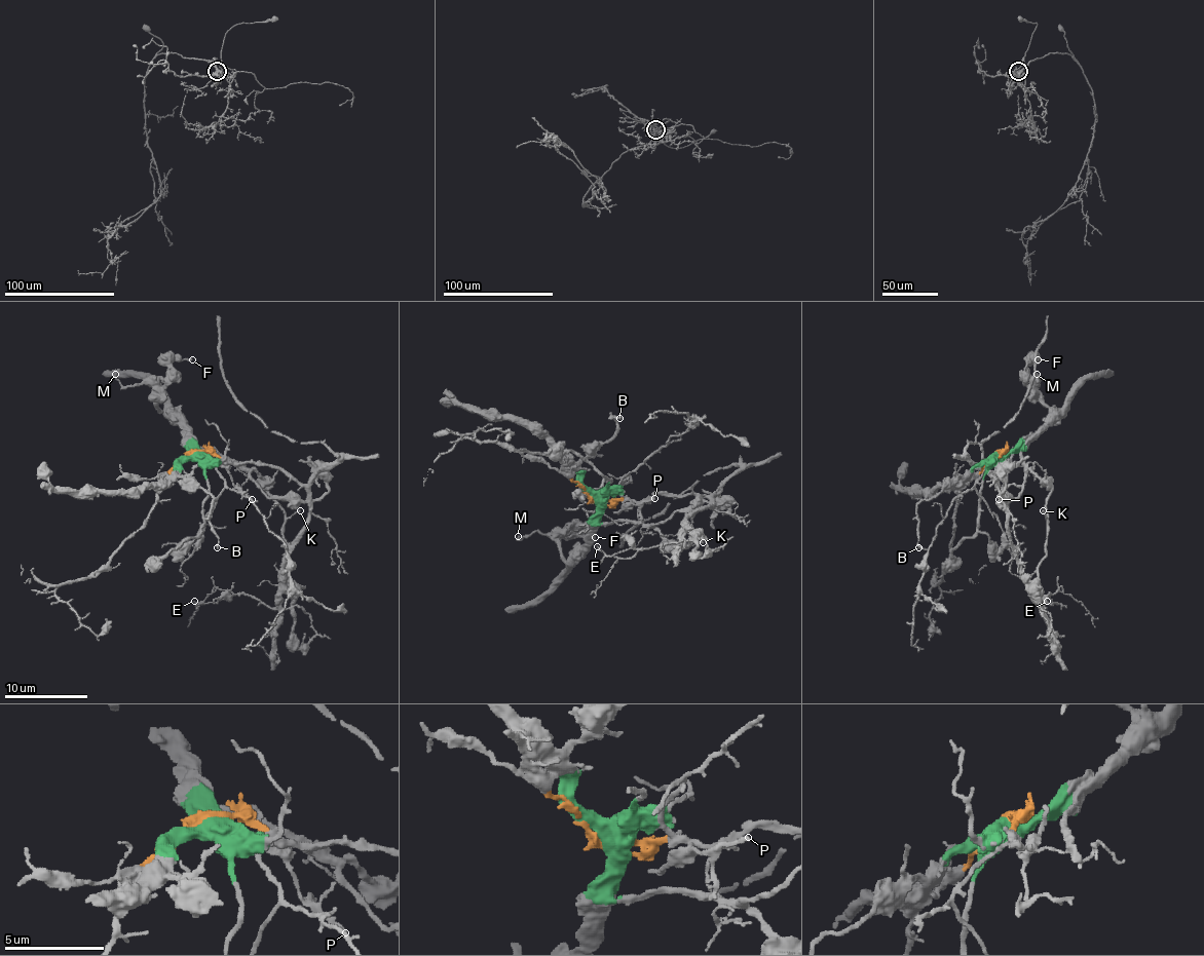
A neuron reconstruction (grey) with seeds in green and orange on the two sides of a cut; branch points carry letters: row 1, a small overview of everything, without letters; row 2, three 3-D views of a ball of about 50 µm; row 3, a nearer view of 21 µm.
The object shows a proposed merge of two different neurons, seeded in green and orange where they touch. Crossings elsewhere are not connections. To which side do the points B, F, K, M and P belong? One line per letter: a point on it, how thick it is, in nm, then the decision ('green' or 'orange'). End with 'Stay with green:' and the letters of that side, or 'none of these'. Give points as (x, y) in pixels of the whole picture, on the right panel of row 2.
B: place (918, 547); calibre 180 nm; green
F: place (1038, 359); calibre 220 nm; green
K: place (1043, 510); calibre 150 nm; green
M: place (1037, 374); calibre 190 nm; green
P: place (999, 499); calibre 190 nm; orange
Stay with green: B, F, K, M

